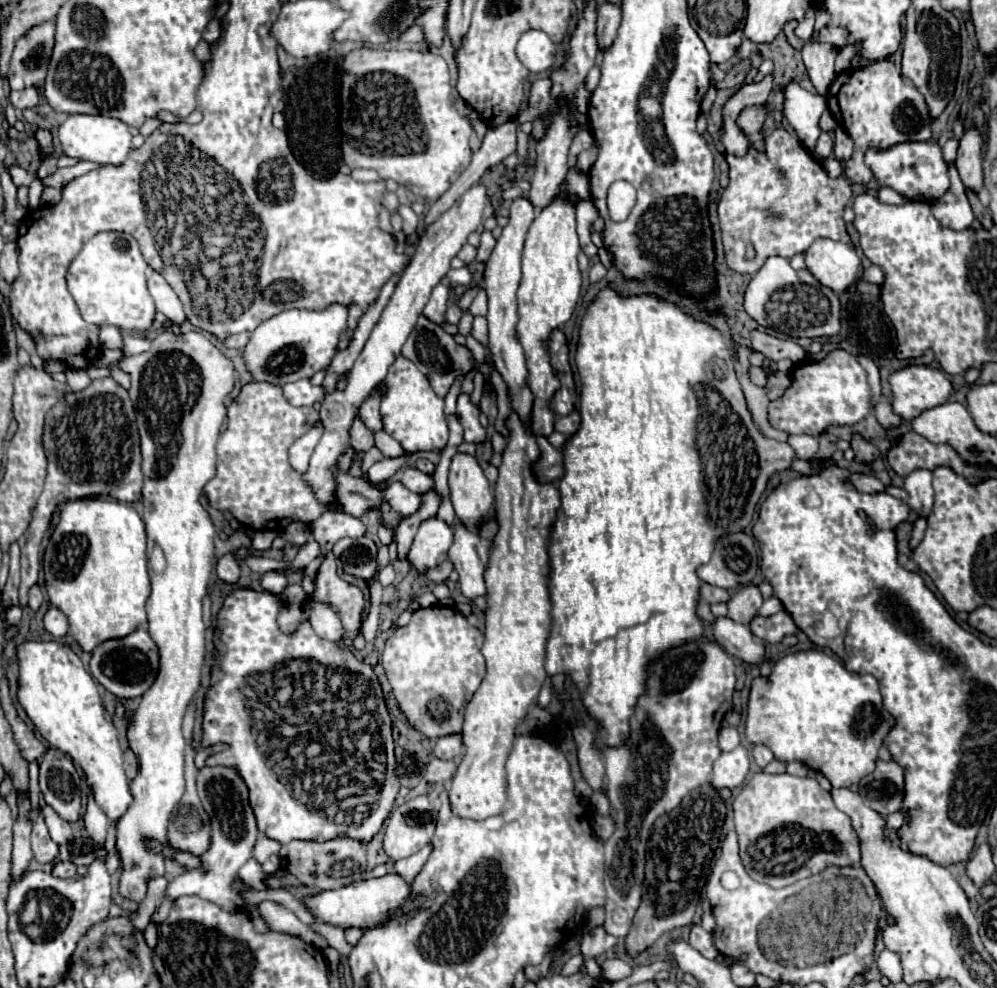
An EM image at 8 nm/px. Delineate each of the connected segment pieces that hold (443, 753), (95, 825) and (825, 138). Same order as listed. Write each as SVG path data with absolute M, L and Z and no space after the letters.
M450 734L450 736L442 736L438 738L436 746L434 746L434 756L442 758L442 760L452 760L462 756L464 752L464 744L462 744L462 734Z
M88 800L88 810L84 814L84 824L86 824L86 830L88 834L98 842L98 844L104 844L106 840L106 830L108 830L108 818L104 816L104 812L100 812L100 806L92 800Z
M822 132L820 138L816 140L816 148L814 148L814 152L816 152L816 156L818 156L820 160L828 160L828 158L832 158L832 154L834 154L834 140L832 140L832 134Z

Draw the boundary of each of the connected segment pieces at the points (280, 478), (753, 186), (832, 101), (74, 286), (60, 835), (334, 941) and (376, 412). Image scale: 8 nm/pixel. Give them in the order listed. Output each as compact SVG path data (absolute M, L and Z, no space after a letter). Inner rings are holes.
M268 382L246 384L240 396L228 406L228 428L218 440L218 472L204 488L210 506L222 512L232 512L240 524L252 530L272 530L280 534L284 530L284 524L288 524L280 520L308 520L308 524L314 522L322 512L326 512L326 508L322 504L316 504L316 498L304 484L302 474L290 466L288 448L294 444L294 434L306 434L319 419L319 412L314 408L290 406L282 396L280 386Z
M776 128L768 138L766 138L766 152L758 152L756 148L748 150L748 156L736 158L732 154L726 154L726 162L730 166L730 184L722 192L722 198L718 202L718 220L720 220L720 230L722 230L722 244L724 244L724 256L726 264L730 270L740 272L740 274L756 274L766 258L770 256L782 256L782 258L792 258L794 254L802 254L808 250L808 246L816 238L830 238L830 240L842 240L844 244L852 246L852 240L846 232L846 222L842 220L844 206L852 198L852 190L848 180L842 178L830 178L822 164L810 154L808 148L796 140L796 134ZM778 170L784 172L784 176L778 176ZM752 242L756 250L756 258L752 262L744 260L746 254L746 244Z
M878 60L868 66L840 72L828 86L826 104L836 122L854 140L854 152L846 162L844 174L858 184L868 184L874 178L868 172L868 166L862 162L868 148L890 148L898 142L926 142L932 138L932 118L928 116L924 98L914 84L900 74L892 60Z
M98 232L68 268L68 290L76 300L82 318L96 326L118 326L126 332L144 332L154 322L154 300L146 288L148 264L138 242L124 232Z
M44 806L44 820L46 820L46 826L48 826L48 832L50 832L50 838L56 842L56 844L64 844L64 842L70 842L72 838L72 828L66 820L60 820L60 816L56 816L56 812L52 812L52 808Z
M320 922L310 924L310 928L312 928L314 932L318 932L318 934L328 942L328 946L336 948L342 956L348 956L348 952L352 950L352 946L346 942L344 932L342 932L340 928L332 928L332 926L328 926L328 924L320 924Z
M380 386L374 396L372 396L372 404L364 404L360 408L360 420L364 422L364 426L372 432L380 432L382 430L382 416L380 416L380 402L384 396L384 386Z

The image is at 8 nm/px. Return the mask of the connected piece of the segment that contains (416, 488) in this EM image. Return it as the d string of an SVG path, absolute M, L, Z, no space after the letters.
M406 468L402 472L400 482L406 488L410 488L412 492L420 492L420 494L424 494L424 492L428 492L428 490L434 488L434 478L430 474L424 474L424 472L416 470L416 468Z

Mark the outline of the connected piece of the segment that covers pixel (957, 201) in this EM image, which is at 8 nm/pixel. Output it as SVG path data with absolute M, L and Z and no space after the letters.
M950 166L950 182L952 184L948 192L932 202L932 214L944 228L966 230L974 220L974 212L968 204L966 188L954 166Z

